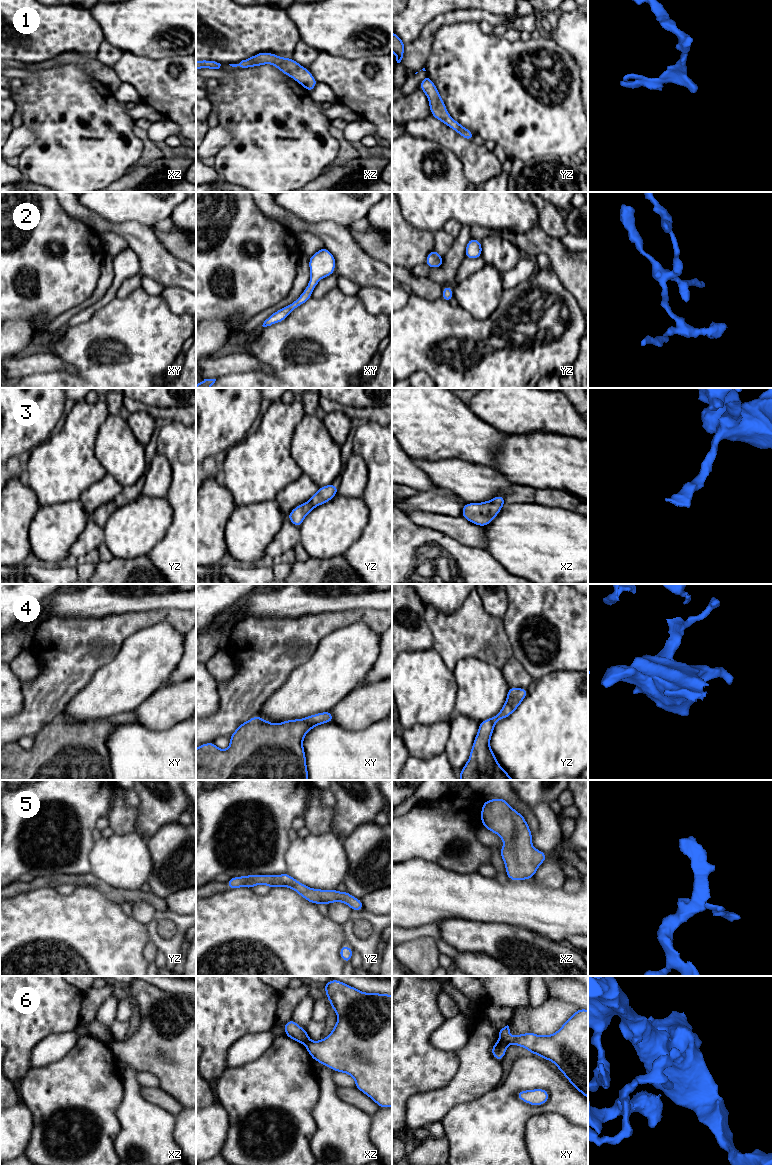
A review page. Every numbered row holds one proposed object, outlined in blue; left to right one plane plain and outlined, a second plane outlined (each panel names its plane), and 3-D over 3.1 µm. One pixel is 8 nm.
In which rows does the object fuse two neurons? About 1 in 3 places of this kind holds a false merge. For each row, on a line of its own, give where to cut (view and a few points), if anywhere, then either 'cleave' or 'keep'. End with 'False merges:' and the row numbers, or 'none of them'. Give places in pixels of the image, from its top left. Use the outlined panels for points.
1: no cut; keep
2: no cut; keep
3: no cut; keep
4: cut in xy along (302, 719), (316, 721), (319, 724); cleave
5: no cut; keep
6: cut in xy along (500, 1038), (506, 1045); cleave
False merges: 4, 6

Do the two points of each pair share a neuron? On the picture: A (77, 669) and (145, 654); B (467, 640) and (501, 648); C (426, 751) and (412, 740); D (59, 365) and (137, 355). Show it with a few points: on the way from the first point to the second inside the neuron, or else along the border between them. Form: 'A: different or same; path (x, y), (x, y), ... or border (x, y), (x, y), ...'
A: different; border (123, 643), (118, 654), (100, 667), (92, 678)
B: same; path (475, 640), (486, 640), (493, 647)
C: same; path (423, 748), (415, 740)
D: different; border (66, 364), (64, 370), (43, 373)

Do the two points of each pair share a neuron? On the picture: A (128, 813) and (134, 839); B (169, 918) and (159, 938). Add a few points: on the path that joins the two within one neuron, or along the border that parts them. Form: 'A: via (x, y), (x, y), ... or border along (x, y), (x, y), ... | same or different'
A: border along (135, 831), (124, 834), (113, 833) | different
B: via (164, 921), (159, 926), (159, 933) | same

